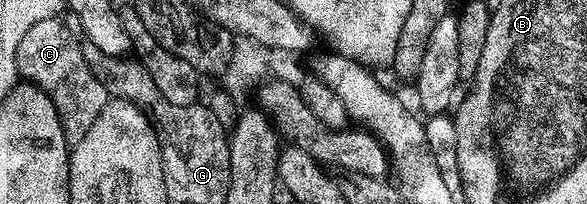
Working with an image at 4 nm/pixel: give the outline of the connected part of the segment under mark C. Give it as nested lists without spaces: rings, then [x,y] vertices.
[[[58,18],[40,20],[40,24],[32,24],[32,28],[28,28],[28,32],[24,32],[24,38],[20,40],[20,46],[16,52],[19,75],[27,83],[40,87],[55,102],[56,112],[60,116],[64,128],[66,144],[71,148],[80,144],[80,140],[84,140],[88,136],[88,130],[92,128],[92,124],[96,124],[96,118],[100,116],[100,112],[106,107],[108,101],[104,84],[94,75],[88,60],[84,60],[83,43],[78,42],[79,35],[75,34]]]

